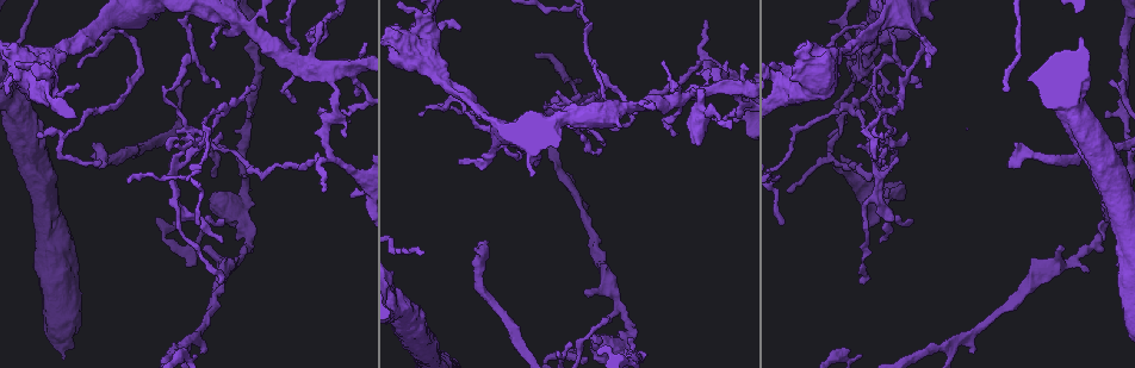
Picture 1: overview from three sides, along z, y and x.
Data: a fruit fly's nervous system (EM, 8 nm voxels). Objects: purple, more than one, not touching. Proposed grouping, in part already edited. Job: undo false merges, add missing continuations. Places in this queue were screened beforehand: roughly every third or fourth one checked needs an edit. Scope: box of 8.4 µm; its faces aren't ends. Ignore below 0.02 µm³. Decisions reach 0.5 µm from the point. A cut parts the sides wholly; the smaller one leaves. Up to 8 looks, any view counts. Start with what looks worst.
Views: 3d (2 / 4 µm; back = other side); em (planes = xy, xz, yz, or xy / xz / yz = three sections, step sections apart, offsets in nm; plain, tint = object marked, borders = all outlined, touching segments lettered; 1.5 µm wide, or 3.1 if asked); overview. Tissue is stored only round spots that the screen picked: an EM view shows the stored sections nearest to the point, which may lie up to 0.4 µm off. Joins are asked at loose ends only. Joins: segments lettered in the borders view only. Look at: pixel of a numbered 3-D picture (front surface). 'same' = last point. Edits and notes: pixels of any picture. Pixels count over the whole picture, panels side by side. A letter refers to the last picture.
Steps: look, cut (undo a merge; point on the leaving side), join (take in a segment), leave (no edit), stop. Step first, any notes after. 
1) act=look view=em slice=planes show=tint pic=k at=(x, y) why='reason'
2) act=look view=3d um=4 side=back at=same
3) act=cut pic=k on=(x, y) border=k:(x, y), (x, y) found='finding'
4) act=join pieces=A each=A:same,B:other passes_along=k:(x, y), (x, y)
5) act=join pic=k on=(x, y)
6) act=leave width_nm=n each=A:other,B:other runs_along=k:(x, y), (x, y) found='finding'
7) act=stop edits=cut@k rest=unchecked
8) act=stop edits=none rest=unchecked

act=look view=3d um=4 pic=1 at=(569, 117) why='sudden change in width'

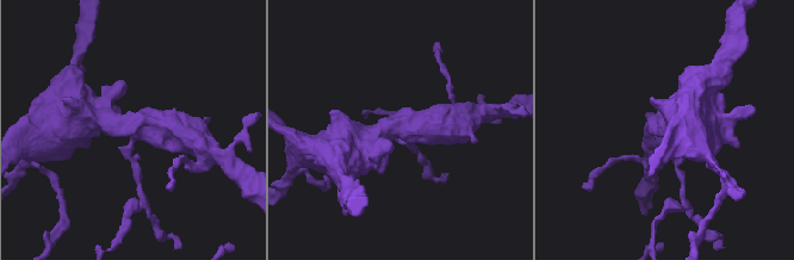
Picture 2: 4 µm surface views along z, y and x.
act=look view=em slice=xz step=4 show=tint pic=2 at=(400, 131) arms=3 why='need the tissue'

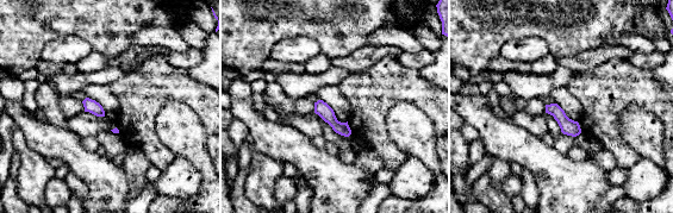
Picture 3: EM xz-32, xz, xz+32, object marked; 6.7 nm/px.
act=look view=em slice=planes show=borders at=same

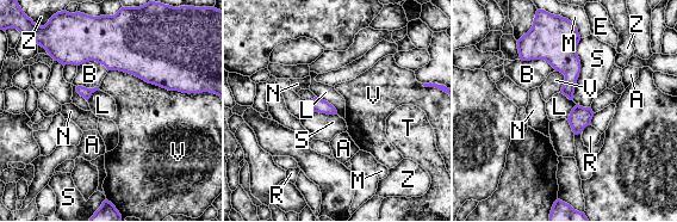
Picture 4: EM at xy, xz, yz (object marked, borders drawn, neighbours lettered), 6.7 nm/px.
act=leave width_nm=320 each=A:other,B:other,E:other,L:other,M:other,N:other,R:other,S:other,T:other,V:other,Z:other border=4:(581, 38), (572, 99) found='all the same neuron'

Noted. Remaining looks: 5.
act=look view=3d um=4 pic=1 at=(833, 145) why='abrupt turn'

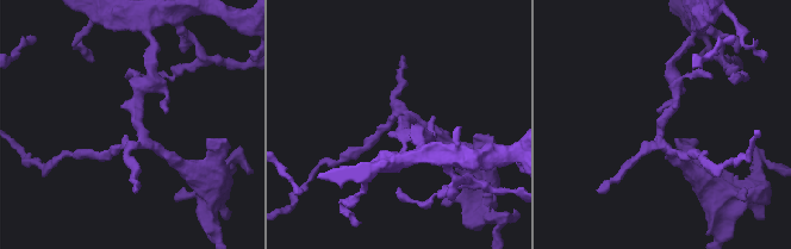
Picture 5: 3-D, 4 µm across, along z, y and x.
act=look view=em slice=planes show=plain pic=5 at=(402, 119) why='need the tissue'

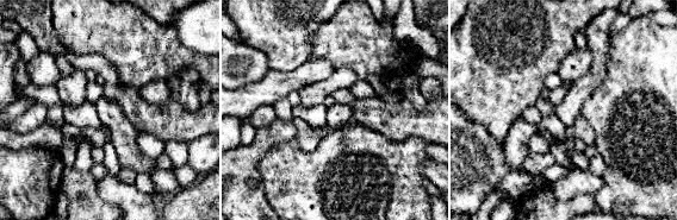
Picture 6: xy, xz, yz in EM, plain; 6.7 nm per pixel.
act=look view=em slice=planes show=borders at=same

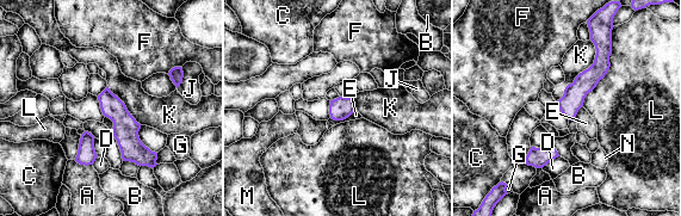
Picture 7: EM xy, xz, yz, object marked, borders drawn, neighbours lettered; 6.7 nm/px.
act=leave longest_contact=L:500nm each=A:other,B:other,C:other,D:other,E:other,F:other,G:other,J:other,K:other,L:other,M:other,N:other found='one neuron here'

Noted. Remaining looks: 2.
act=look view=em slice=planes show=borders pic=1 at=(221, 221) why='free end'

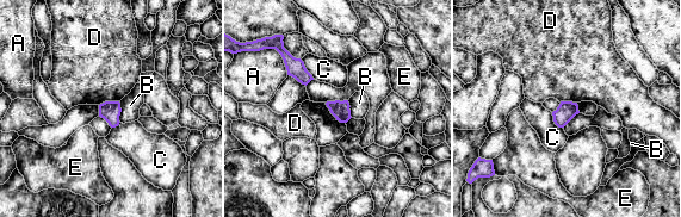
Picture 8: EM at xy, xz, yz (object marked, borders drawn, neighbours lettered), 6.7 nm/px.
act=leave each=A:other,B:other,C:other,D:other,E:other found='no lettered segment goes on from it'

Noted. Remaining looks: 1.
act=stop edits=none rest=unchecked

